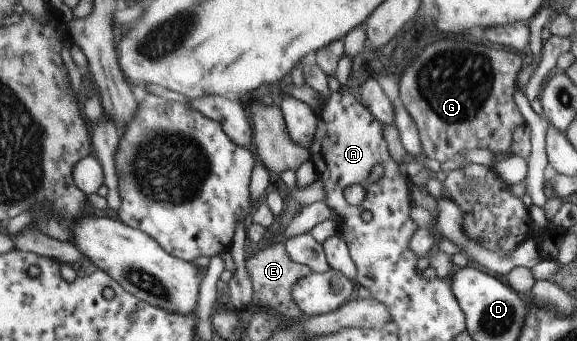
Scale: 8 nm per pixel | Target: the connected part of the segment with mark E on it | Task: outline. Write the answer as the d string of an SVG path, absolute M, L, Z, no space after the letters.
M275 243L266 249L257 251L253 257L246 260L246 269L253 284L253 304L249 305L248 310L263 307L263 309L269 309L277 313L279 317L285 317L285 319L298 320L301 317L301 311L299 311L299 307L295 305L295 301L291 297L291 291L293 291L293 285L299 279L303 279L305 275L309 275L312 269L307 265L295 263L289 257L285 244Z

